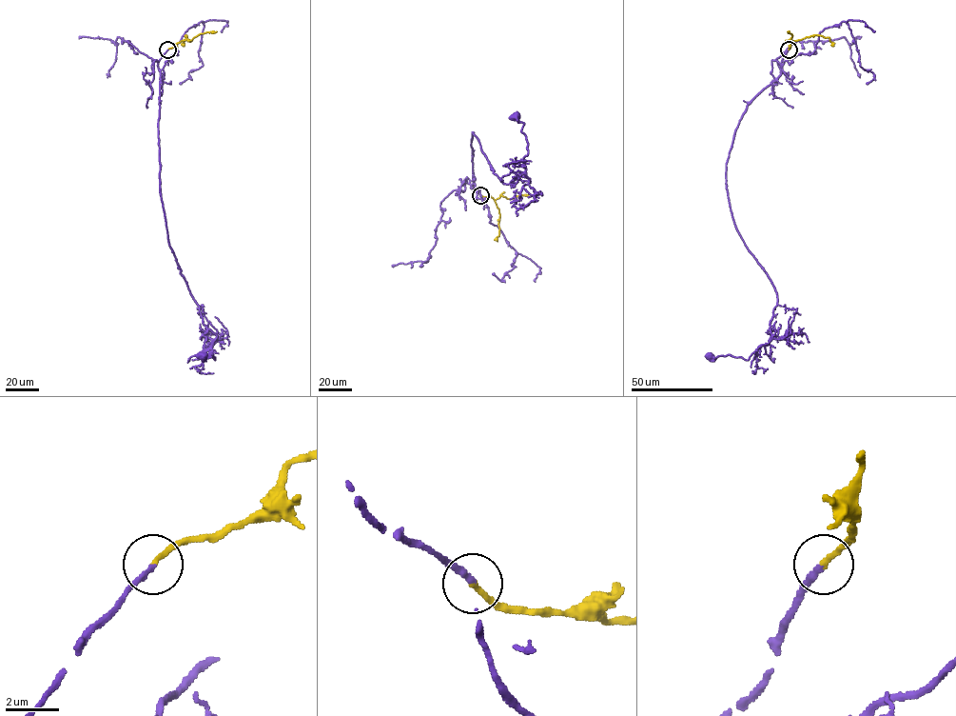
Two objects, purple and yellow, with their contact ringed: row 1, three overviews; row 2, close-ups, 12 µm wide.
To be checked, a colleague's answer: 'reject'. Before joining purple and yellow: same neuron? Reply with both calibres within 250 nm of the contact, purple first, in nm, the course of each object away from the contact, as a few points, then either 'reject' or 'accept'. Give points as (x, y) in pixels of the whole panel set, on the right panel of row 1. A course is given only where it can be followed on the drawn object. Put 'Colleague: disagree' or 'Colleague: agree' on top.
Colleague: disagree
calibres 200 and 220 nm; course purple (789, 49), (781, 75), (747, 106), (726, 165), (736, 229), (777, 295), (771, 338), (748, 360), (710, 355); course yellow (789, 49), (793, 41), (815, 35), (829, 37), (831, 44); accept

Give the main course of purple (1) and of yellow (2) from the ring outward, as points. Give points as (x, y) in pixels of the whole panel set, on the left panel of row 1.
1: (167, 49), (158, 63), (160, 188), (169, 245), (203, 324), (216, 335), (215, 360), (203, 355)
2: (167, 49), (186, 38), (185, 35), (181, 44), (184, 44)

